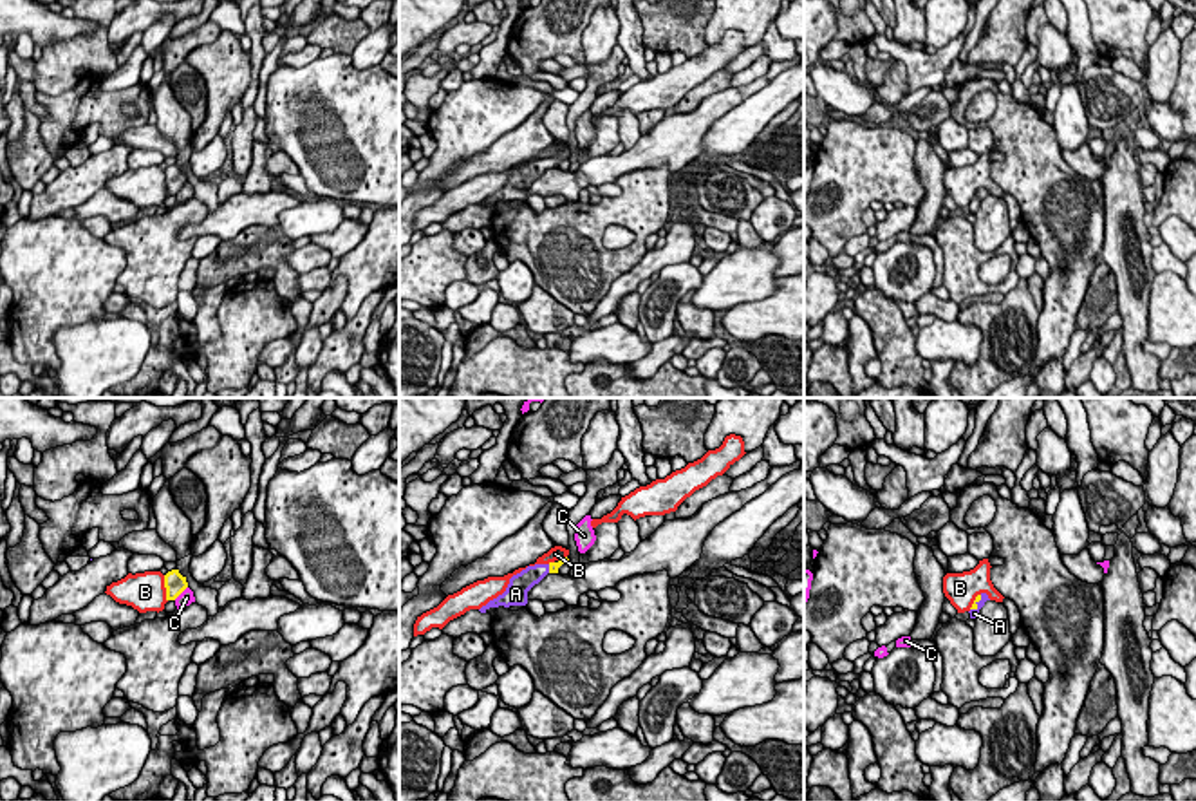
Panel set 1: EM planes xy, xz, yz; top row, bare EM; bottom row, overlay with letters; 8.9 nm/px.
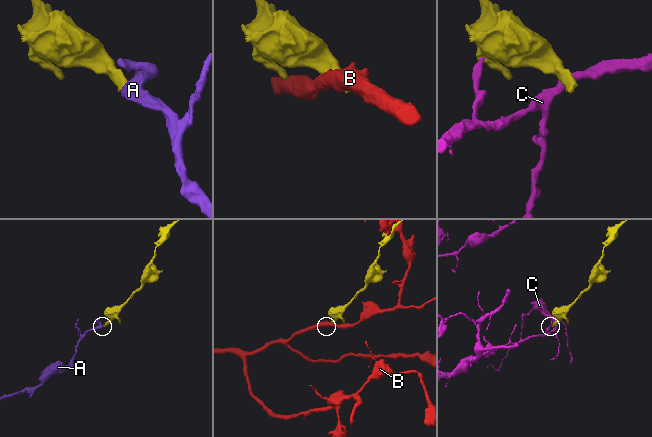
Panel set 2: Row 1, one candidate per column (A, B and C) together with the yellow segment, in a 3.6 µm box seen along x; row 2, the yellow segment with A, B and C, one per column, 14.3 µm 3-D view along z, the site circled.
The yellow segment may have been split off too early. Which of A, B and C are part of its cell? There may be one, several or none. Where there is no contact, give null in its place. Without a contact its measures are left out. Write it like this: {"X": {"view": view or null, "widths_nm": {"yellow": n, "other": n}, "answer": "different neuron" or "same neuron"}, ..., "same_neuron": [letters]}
{"A": {"view": "yz", "widths_nm": {"yellow": 60, "other": 70}, "answer": "same neuron"}, "B": {"view": "xy", "widths_nm": {"yellow": 190, "other": 360}, "answer": "different neuron"}, "C": {"view": "xy", "widths_nm": {"yellow": 190, "other": 130}, "answer": "different neuron"}, "same_neuron": ["A"]}

